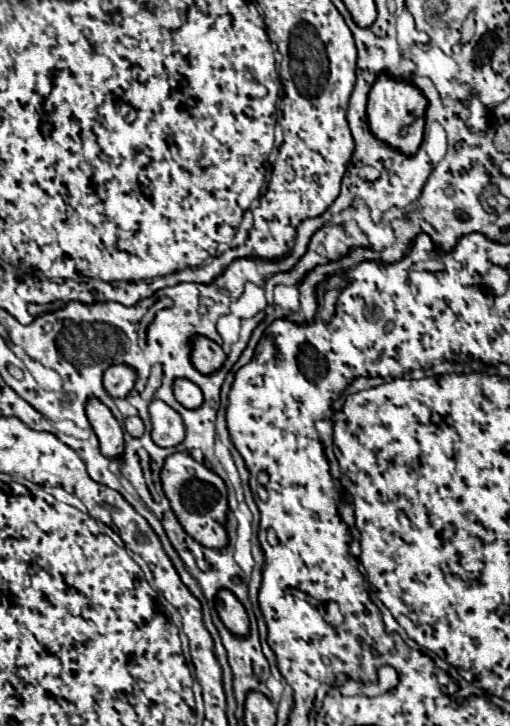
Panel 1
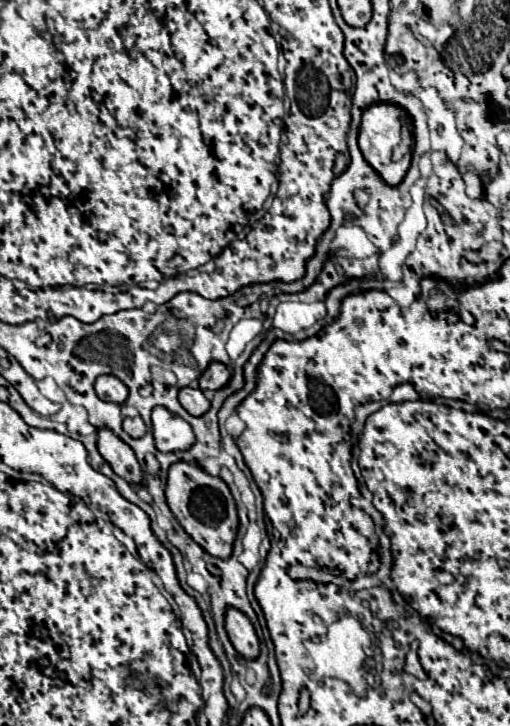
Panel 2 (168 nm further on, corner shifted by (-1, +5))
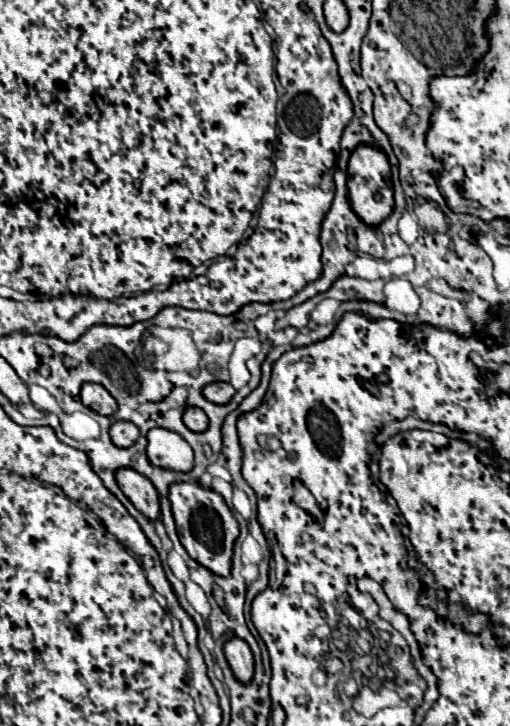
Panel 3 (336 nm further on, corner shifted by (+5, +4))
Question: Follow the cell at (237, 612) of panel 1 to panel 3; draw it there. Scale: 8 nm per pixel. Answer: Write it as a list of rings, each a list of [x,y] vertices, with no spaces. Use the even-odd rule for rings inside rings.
[[[232,637],[224,645],[224,653],[226,653],[226,659],[228,659],[234,675],[242,683],[248,683],[254,675],[254,657],[250,651],[250,645],[240,637]]]

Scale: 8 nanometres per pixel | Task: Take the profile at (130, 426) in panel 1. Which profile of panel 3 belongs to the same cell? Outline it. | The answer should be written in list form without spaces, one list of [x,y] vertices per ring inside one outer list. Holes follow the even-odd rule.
[[[116,421],[110,427],[110,437],[112,437],[114,445],[130,447],[140,437],[140,429],[134,423],[130,423],[130,421]]]

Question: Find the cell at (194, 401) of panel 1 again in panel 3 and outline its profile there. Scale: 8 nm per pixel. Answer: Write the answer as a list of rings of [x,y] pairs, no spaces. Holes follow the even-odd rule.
[[[186,407],[184,409],[184,423],[192,431],[204,431],[208,427],[208,417],[200,407]]]

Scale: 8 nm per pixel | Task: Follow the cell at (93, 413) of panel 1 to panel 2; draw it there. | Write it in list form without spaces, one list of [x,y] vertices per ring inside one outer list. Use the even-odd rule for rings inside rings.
[[[106,428],[98,432],[98,450],[120,478],[132,486],[142,486],[142,468],[134,452],[114,432]]]

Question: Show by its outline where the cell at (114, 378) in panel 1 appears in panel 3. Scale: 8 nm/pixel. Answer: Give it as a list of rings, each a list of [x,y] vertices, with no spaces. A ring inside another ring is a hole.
[[[84,383],[80,391],[80,399],[86,407],[90,407],[100,415],[112,415],[118,409],[116,399],[98,383]]]

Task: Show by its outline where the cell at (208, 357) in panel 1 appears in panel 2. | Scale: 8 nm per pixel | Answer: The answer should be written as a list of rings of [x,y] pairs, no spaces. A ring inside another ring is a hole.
[[[212,362],[212,364],[208,366],[208,370],[200,376],[200,390],[202,390],[202,392],[206,392],[206,390],[210,390],[210,392],[220,390],[220,388],[224,388],[224,386],[228,384],[230,376],[232,376],[232,374],[230,374],[230,370],[228,370],[224,364]]]

